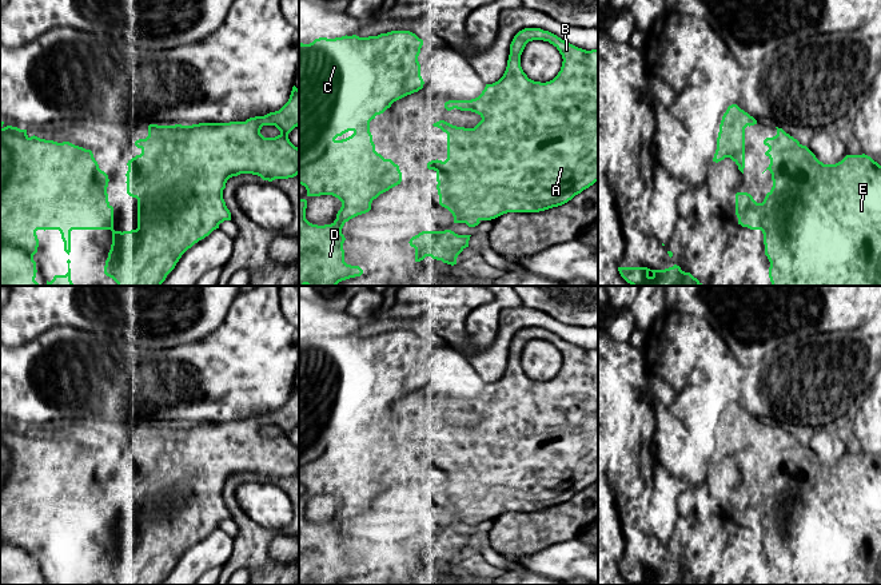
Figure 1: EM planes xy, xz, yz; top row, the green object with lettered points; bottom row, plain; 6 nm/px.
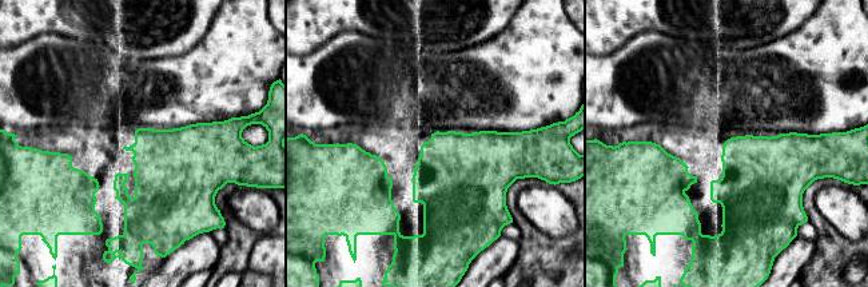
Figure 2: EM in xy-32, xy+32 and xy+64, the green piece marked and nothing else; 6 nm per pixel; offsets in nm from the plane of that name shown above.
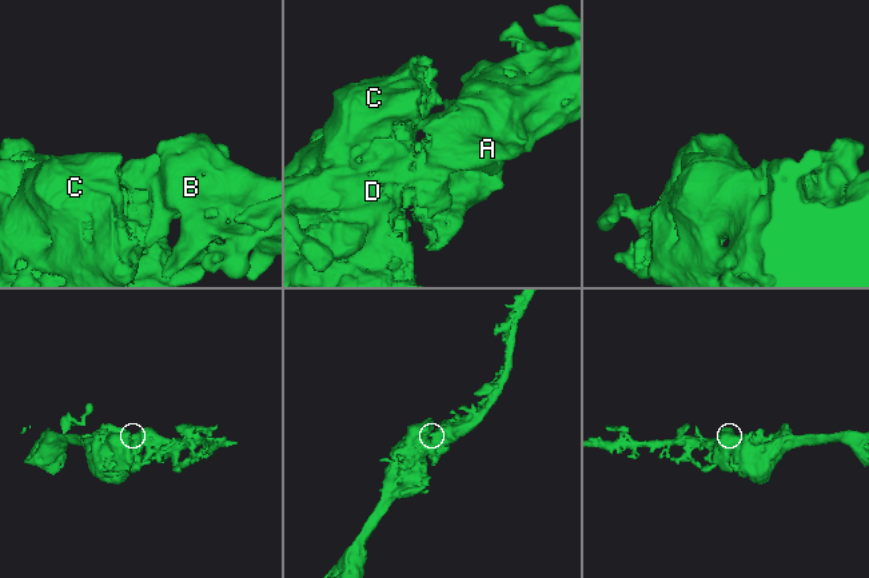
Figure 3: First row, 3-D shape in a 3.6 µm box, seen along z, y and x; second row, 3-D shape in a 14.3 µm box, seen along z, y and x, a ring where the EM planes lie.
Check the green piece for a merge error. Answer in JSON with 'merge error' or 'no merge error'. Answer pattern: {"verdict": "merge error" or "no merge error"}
{"verdict": "no merge error"}

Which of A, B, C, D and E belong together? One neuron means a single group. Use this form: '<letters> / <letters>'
A B C D E

